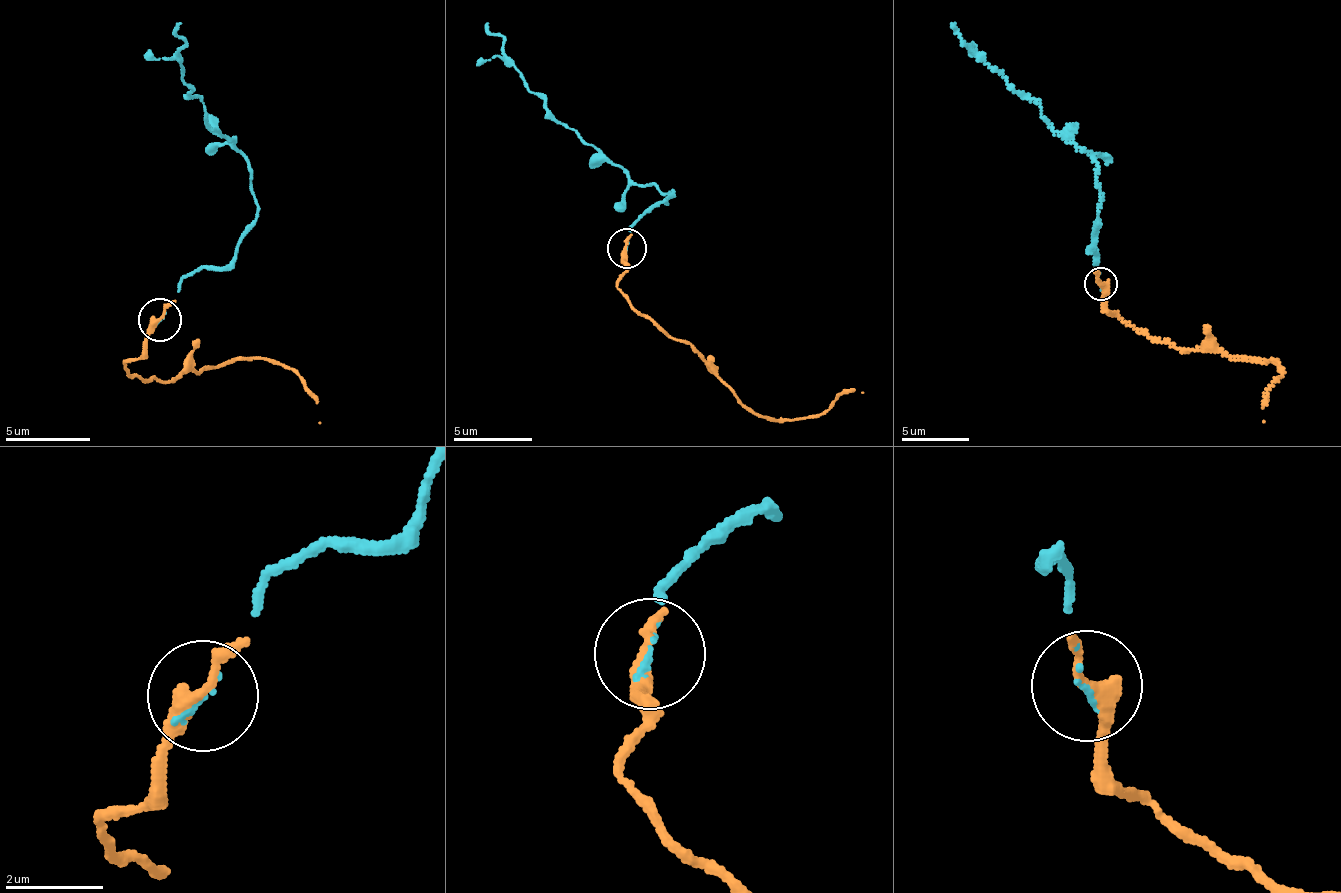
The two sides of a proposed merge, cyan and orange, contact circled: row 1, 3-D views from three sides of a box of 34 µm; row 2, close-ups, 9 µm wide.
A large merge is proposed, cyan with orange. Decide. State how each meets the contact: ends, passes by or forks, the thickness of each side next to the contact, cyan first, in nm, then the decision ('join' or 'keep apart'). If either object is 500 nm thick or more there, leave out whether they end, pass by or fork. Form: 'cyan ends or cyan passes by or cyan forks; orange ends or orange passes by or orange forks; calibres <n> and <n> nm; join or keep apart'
cyan ends; orange passes by; calibres 100 and 320 nm; join

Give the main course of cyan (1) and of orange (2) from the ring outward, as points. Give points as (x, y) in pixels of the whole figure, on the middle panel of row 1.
1: (628, 247), (627, 232), (674, 192), (639, 185), (567, 127), (527, 89), (488, 24)
2: (628, 247), (619, 284), (641, 314), (682, 341), (762, 417), (814, 418), (844, 393), (862, 391)

